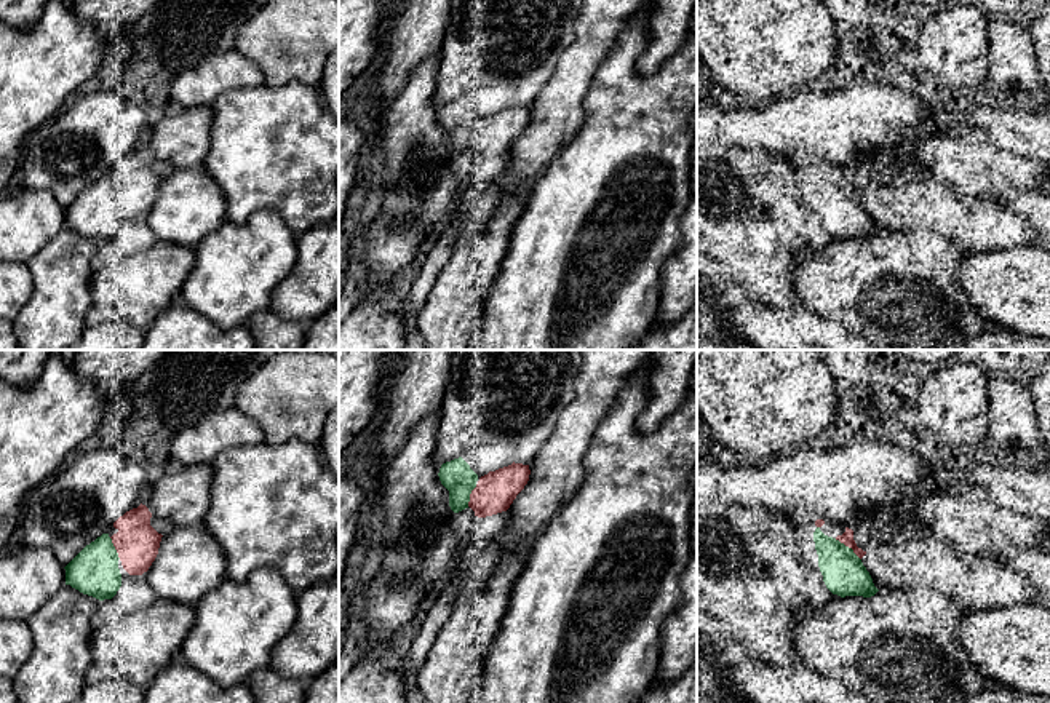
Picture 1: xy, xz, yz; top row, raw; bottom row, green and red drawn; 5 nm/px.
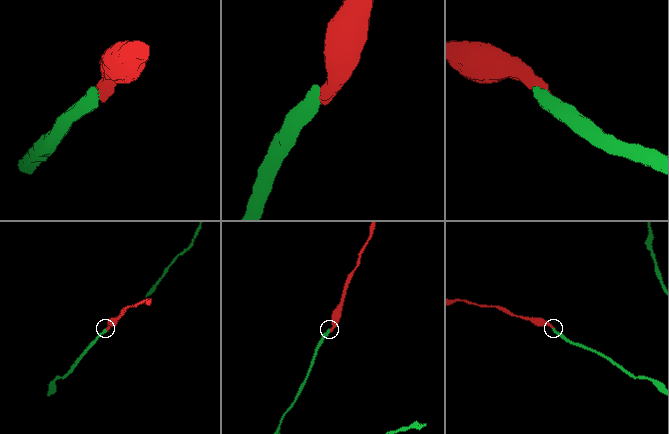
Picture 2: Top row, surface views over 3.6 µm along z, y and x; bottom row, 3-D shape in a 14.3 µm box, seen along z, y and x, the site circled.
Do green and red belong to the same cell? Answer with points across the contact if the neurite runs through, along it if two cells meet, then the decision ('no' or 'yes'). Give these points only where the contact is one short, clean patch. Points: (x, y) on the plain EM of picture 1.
yes

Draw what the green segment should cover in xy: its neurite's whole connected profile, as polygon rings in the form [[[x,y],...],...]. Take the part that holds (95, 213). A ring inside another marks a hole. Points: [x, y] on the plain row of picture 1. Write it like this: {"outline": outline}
{"outline": [[[142,145],[120,158],[113,165],[117,176],[102,176],[64,209],[66,227],[104,243],[112,241],[121,228],[120,206],[129,217],[147,214],[163,179],[150,168],[150,160]]]}

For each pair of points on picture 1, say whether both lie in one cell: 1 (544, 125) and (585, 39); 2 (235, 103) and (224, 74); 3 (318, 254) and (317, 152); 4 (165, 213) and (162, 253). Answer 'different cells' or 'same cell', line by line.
1: same cell
2: different cells
3: different cells
4: different cells

